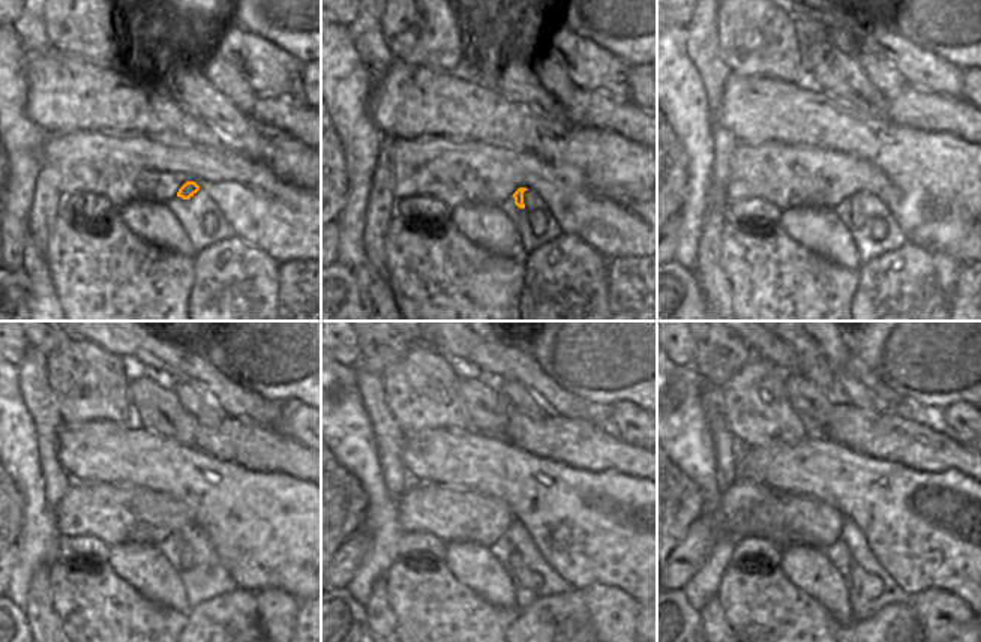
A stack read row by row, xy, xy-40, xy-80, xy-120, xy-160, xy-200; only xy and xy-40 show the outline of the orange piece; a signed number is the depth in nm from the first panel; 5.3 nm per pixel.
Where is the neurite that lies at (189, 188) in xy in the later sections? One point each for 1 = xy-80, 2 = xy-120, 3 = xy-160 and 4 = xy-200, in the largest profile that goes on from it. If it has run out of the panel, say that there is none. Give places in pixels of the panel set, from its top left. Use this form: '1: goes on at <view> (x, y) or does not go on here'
1: goes on at xy-80 (857, 216)
2: goes on at xy-120 (186, 557)
3: goes on at xy-160 (522, 576)
4: goes on at xy-200 (867, 585)

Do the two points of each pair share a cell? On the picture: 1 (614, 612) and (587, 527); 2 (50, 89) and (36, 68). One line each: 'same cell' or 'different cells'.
1: different cells
2: same cell

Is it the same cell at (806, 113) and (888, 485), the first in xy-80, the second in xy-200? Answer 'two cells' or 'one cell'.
one cell

